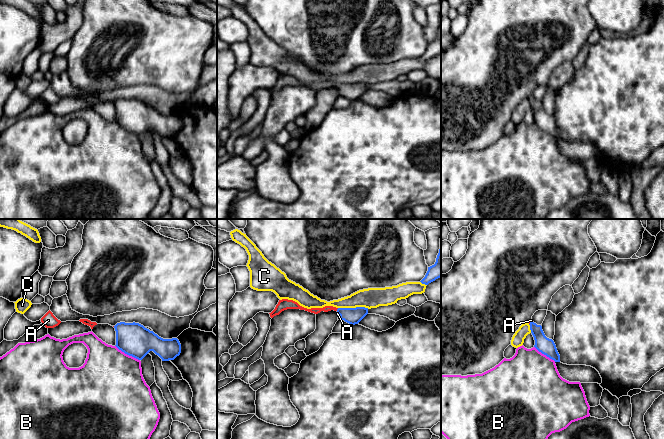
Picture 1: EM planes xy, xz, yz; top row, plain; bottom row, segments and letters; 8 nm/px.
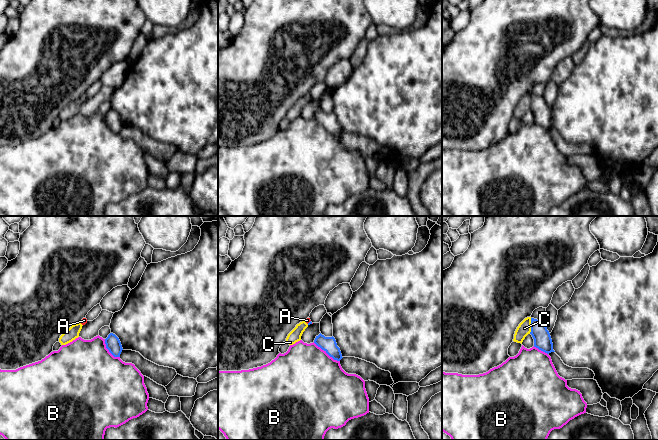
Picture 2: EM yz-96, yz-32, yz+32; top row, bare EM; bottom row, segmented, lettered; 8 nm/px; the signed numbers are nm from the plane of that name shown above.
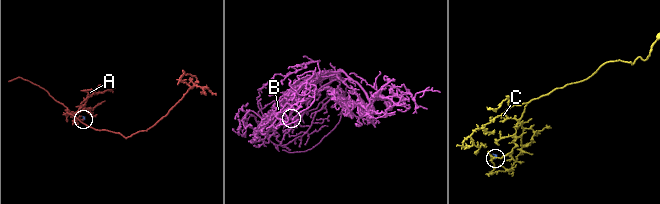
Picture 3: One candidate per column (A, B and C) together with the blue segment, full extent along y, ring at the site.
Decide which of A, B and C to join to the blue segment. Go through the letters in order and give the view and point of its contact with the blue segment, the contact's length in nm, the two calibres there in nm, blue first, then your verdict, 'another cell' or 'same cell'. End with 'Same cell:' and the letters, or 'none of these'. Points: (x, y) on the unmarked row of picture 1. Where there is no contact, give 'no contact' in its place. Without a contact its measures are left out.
A: xz (337, 85) | 30 nm | 130/50 nm | same cell
B: xy (127, 130) | 240 nm | 260/500 nm | another cell
C: xz (353, 84) | 240 nm | 130/160 nm | another cell
Same cell: A

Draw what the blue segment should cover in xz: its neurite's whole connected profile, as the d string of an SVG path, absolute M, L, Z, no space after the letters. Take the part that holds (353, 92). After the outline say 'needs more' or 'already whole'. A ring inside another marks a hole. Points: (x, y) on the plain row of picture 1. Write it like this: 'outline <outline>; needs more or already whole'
outline M288 75L279 76L275 85L269 89L270 93L273 94L276 91L279 91L282 87L287 85L300 85L305 86L314 90L318 90L321 87L328 88L334 86L337 88L339 94L345 98L355 101L358 100L367 90L368 84L365 83L356 83L356 84L336 84L333 82L325 82L323 84L311 84L307 85L300 82L297 78Z; needs more

